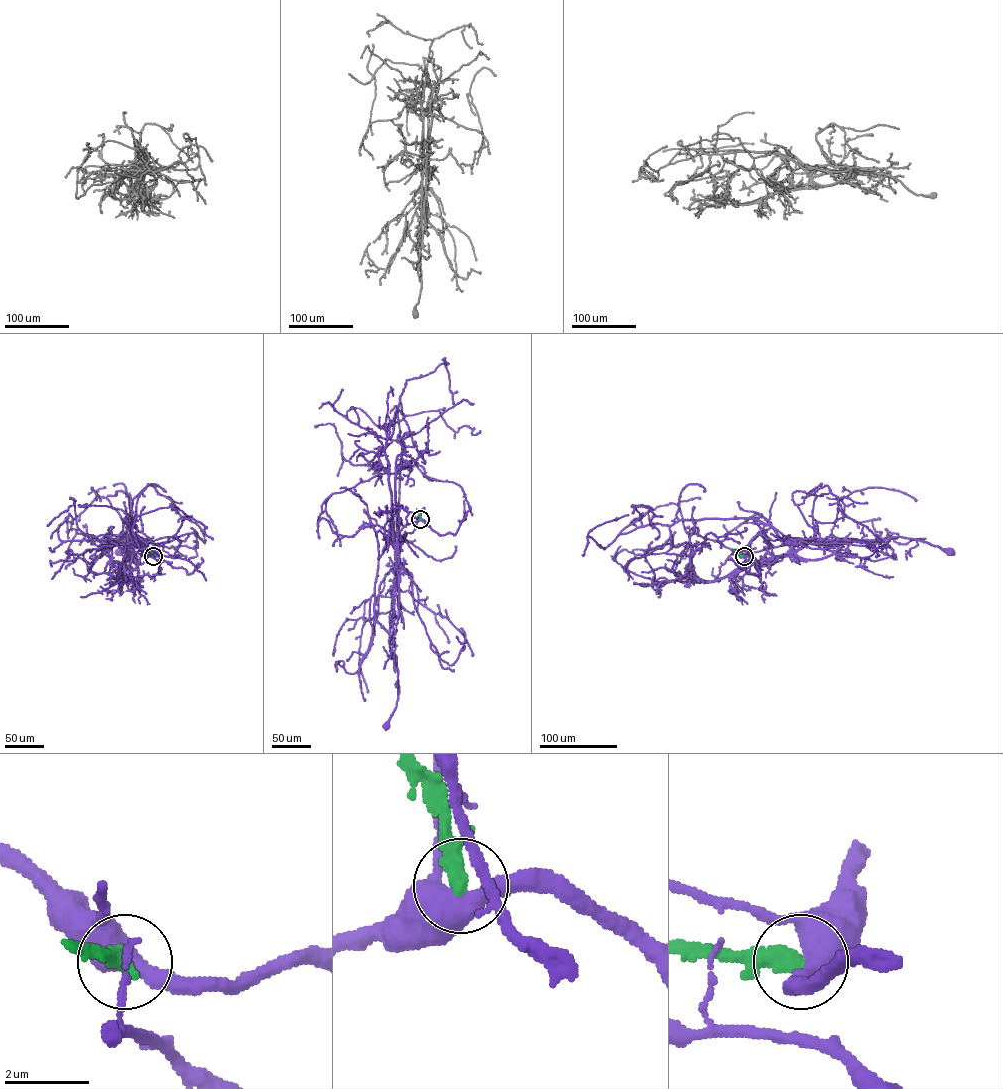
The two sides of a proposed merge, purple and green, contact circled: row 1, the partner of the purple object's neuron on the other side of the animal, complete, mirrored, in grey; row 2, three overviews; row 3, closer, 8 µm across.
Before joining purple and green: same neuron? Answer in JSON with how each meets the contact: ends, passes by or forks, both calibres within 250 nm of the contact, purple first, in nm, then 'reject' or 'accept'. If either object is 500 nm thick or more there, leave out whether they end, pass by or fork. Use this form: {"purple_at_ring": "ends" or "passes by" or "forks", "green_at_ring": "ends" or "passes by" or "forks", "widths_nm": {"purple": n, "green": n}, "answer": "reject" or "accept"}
{"widths_nm": {"purple": 500, "green": 320}, "answer": "reject"}

